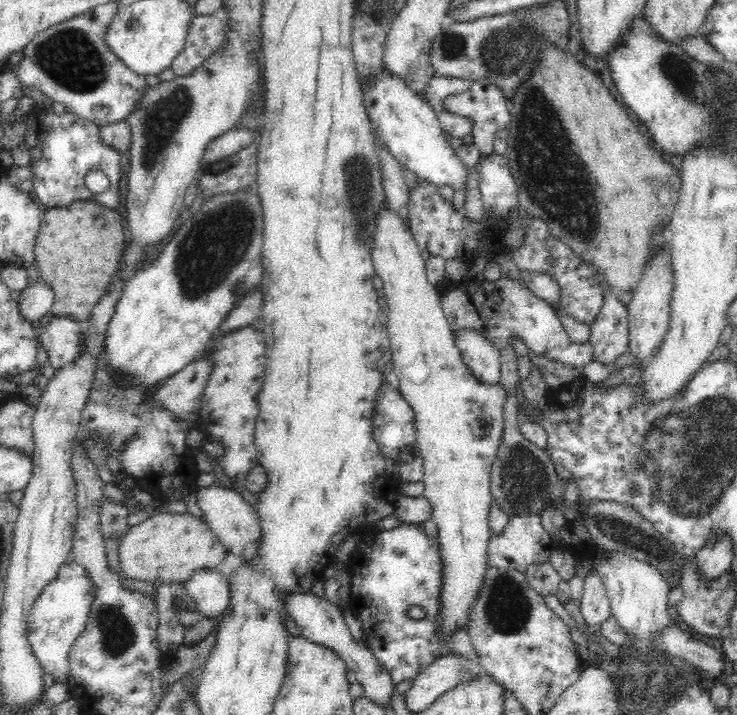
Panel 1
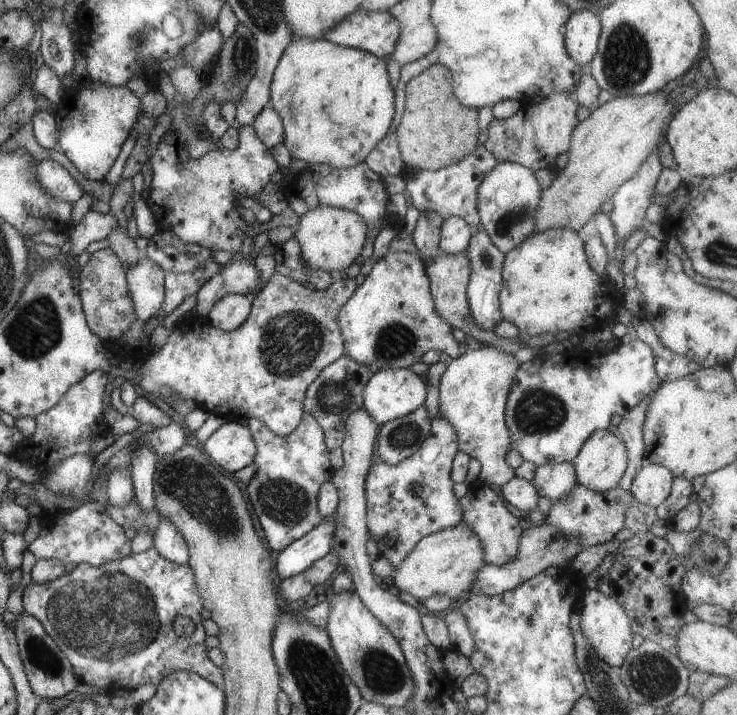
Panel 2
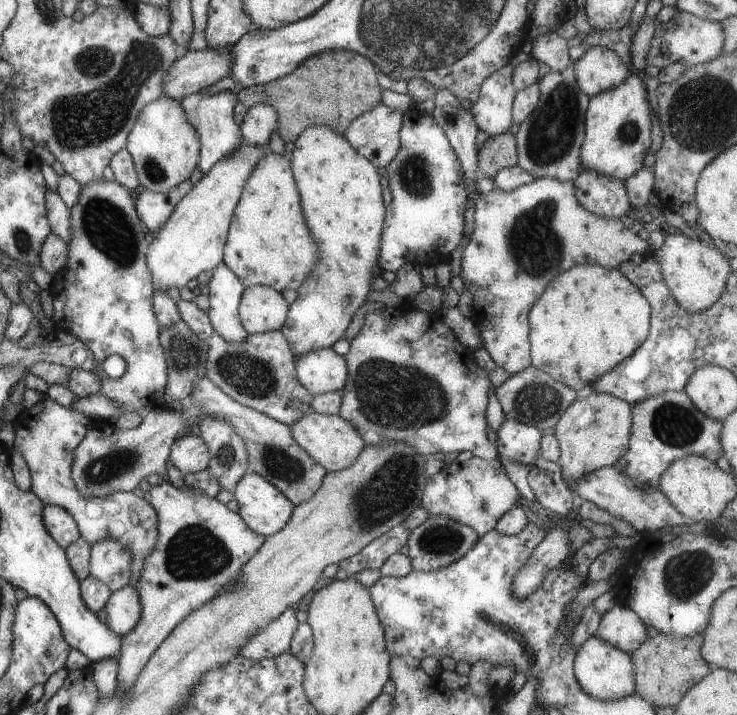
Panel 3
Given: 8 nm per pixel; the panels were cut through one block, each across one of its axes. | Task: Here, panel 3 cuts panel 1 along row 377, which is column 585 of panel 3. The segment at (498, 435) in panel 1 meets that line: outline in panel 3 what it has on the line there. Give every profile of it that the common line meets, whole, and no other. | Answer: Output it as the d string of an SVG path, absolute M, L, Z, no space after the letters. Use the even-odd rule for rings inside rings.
M593 392L587 398L576 399L563 412L555 426L560 447L557 463L562 468L564 482L570 487L576 500L578 494L572 488L574 482L594 470L613 466L622 458L622 454L626 454L633 424L632 408L633 405L618 397Z

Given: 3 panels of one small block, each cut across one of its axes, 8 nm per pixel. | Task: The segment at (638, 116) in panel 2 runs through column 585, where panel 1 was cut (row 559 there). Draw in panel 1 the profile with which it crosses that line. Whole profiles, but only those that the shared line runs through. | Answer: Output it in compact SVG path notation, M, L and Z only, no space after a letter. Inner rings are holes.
M187 511L183 514L152 512L144 522L129 527L118 548L123 576L135 580L163 583L185 583L198 569L213 570L229 554L226 546L211 532L203 518Z

